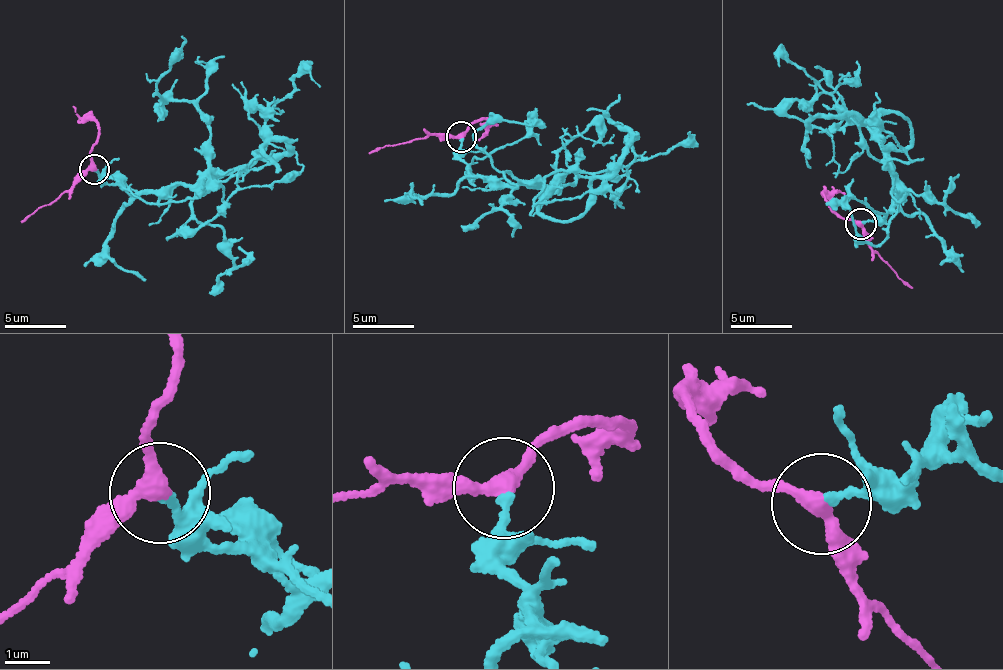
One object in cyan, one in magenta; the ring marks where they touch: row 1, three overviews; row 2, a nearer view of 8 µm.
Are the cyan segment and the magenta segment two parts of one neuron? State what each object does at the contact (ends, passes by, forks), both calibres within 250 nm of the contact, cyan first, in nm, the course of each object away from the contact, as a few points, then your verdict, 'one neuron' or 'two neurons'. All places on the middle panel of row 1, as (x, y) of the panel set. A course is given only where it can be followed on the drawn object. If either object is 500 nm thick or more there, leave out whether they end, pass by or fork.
cyan ends; magenta passes by; calibres 200 and 320 nm; course cyan (462, 139), (460, 161), (475, 175), (553, 192), (575, 178), (571, 172), (555, 171), (555, 153), (619, 94); course magenta (462, 136), (414, 140), (370, 153); one neuron

